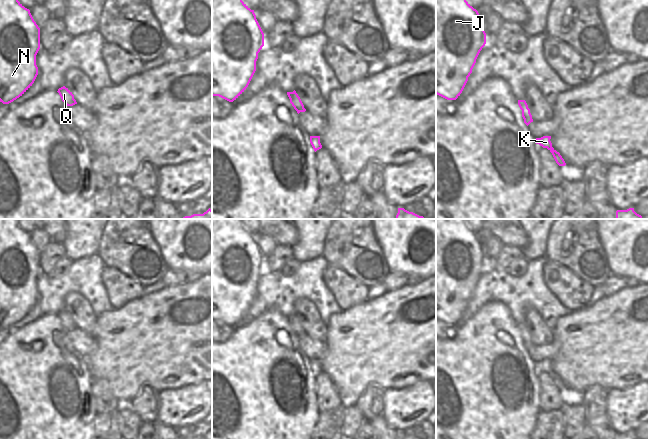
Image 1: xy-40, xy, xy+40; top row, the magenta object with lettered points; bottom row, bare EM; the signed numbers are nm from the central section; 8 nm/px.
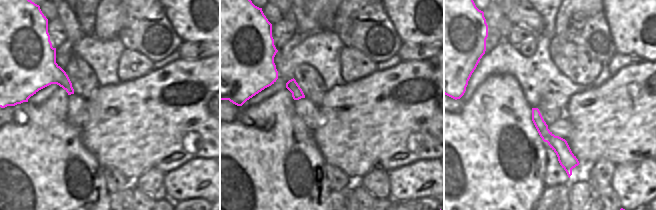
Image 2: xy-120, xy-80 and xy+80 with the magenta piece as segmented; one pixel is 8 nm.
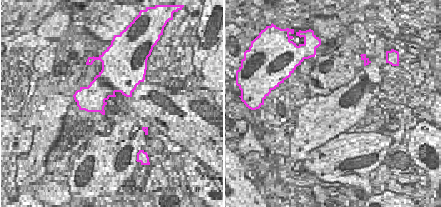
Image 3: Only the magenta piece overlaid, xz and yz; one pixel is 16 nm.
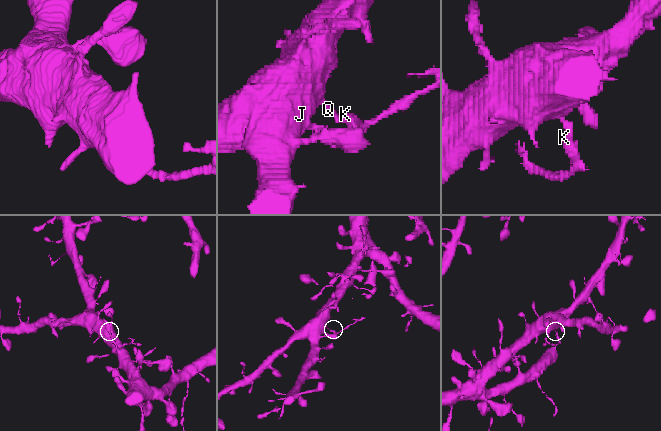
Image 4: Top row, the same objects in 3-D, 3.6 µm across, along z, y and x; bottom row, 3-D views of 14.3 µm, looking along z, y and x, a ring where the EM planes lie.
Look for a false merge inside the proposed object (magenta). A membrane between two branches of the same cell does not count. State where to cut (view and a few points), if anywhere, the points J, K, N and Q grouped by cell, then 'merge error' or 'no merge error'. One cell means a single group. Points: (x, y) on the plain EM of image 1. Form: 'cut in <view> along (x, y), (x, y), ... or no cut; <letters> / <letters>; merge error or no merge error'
cut in xy+40 along (527, 331), (522, 336); J N Q / K; merge error

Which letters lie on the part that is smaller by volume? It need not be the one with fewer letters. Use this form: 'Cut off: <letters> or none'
Cut off: K

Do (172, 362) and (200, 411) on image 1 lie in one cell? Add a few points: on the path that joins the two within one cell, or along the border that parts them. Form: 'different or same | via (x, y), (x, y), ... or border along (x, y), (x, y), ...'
different | border along (201, 381), (176, 389), (163, 390)

